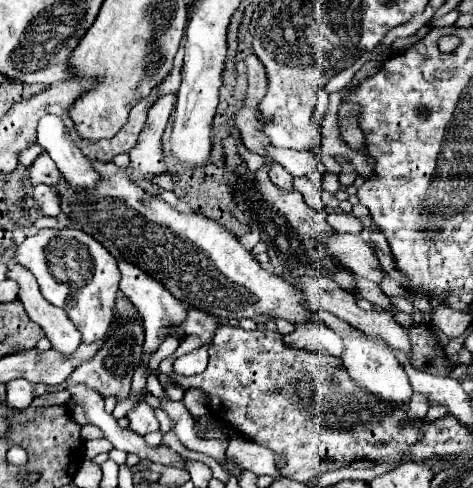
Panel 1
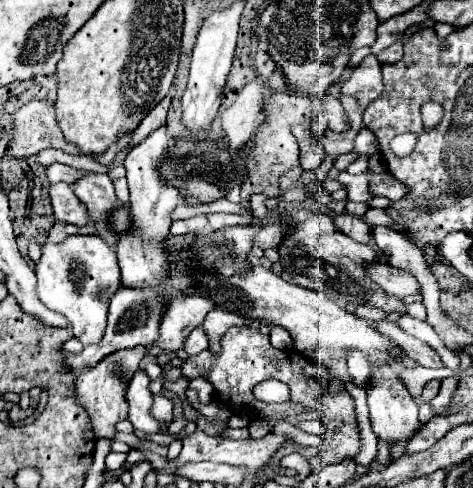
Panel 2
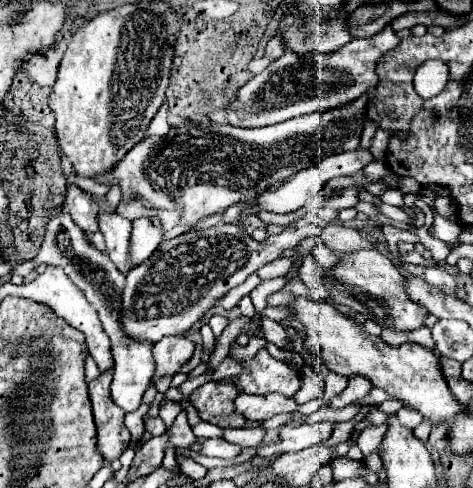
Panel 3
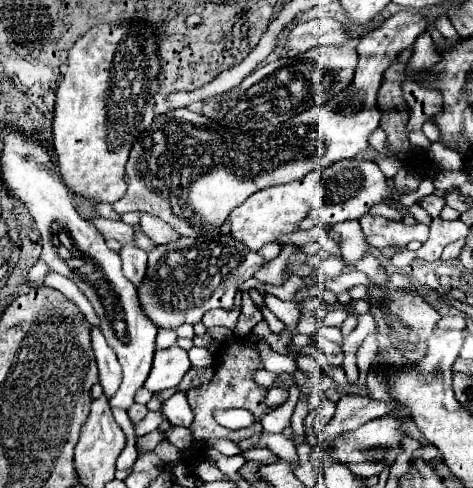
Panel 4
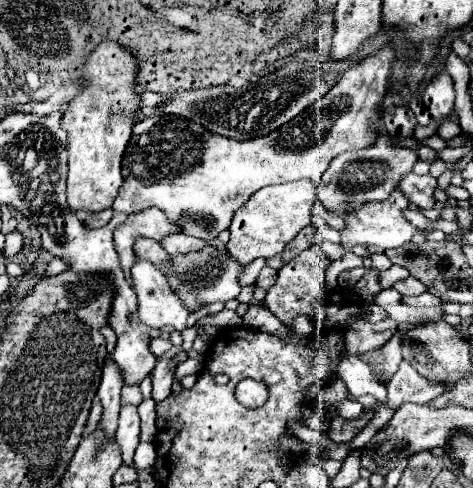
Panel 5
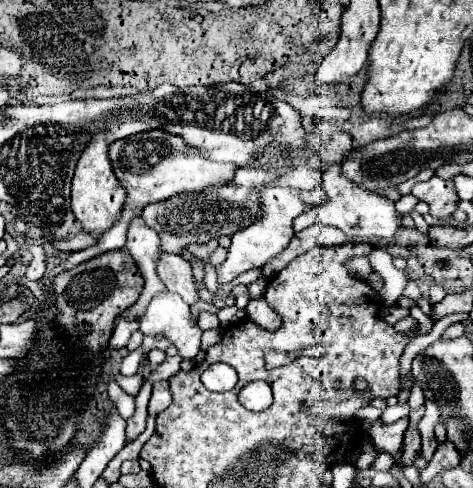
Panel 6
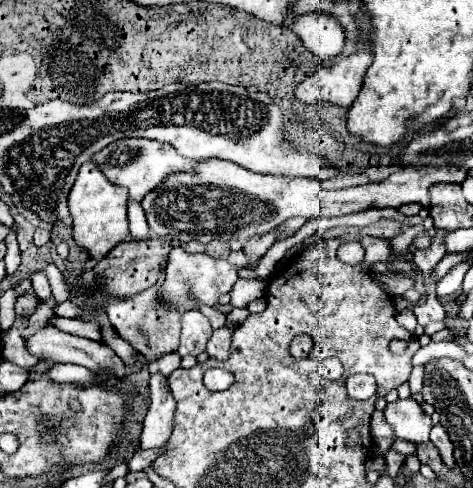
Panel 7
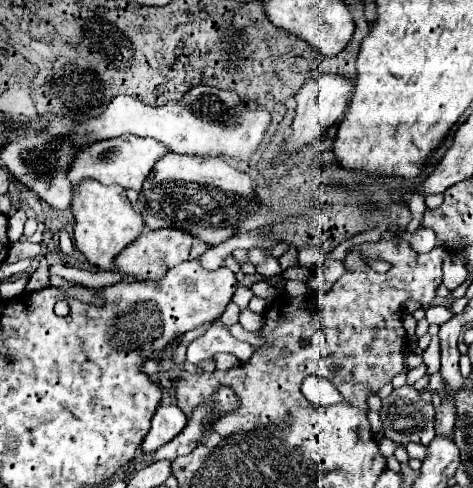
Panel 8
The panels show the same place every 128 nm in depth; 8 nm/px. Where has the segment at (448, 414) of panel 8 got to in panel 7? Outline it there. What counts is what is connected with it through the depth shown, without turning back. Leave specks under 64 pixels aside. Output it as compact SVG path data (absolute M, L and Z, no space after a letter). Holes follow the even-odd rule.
M434 424L434 426L432 426L430 442L440 450L442 462L444 462L448 468L454 468L454 456L452 456L454 446L452 446L452 442L450 442L450 438L448 438L448 434L446 434L446 430L444 430L442 424Z

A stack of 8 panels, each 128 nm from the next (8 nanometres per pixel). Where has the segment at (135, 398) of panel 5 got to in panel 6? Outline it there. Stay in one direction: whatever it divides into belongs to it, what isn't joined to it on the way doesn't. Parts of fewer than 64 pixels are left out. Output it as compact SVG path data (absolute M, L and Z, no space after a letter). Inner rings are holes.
M118 372L118 374L116 374L116 382L118 382L118 386L120 386L126 394L136 396L138 390L140 390L140 386L142 386L142 372L138 372L138 374L134 374L134 376L122 376L122 374Z

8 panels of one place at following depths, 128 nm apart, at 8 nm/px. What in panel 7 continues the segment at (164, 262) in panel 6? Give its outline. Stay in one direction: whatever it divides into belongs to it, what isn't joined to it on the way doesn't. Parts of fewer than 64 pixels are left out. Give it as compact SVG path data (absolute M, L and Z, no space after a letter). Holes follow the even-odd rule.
M204 306L204 308L202 308L202 314L210 320L212 328L224 328L224 326L226 326L226 316L224 316L220 310L214 310L214 308Z

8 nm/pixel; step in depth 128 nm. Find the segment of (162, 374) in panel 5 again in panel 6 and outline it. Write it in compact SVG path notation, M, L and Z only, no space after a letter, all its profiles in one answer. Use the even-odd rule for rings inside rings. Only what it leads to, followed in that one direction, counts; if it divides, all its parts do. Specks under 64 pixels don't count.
M154 382L152 384L152 398L150 398L150 404L148 404L148 412L150 414L160 414L164 408L168 408L168 404L172 402L172 396L170 396L170 386L168 382Z

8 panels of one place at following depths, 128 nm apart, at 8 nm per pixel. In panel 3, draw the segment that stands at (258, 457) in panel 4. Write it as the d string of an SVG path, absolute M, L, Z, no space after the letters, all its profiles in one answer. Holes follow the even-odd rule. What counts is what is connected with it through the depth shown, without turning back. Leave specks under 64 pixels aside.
M210 438L202 444L202 450L200 454L206 454L206 456L218 456L218 458L234 458L240 454L240 446L238 444L230 444L226 442L224 438Z

